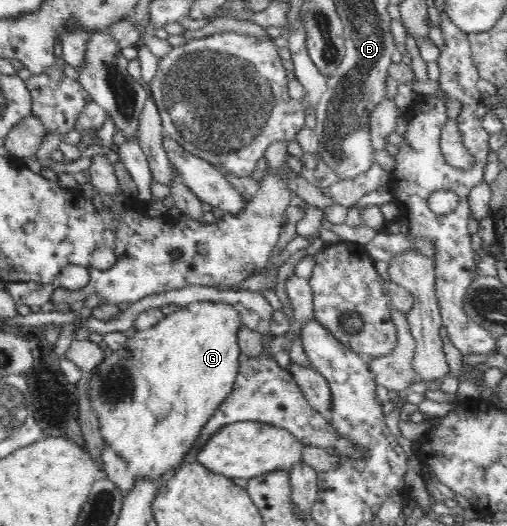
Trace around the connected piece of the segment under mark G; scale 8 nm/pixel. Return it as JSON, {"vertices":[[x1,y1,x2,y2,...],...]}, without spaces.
{"vertices":[[197,301,191,303,189,307,178,307,173,315,164,316,157,325,153,325,147,331,138,331,135,327,131,329,133,337,128,337,124,344,124,349,107,352,101,365,97,365,95,372,91,374,91,403,97,420,99,420,99,432,103,441,109,442,111,448,119,454,119,458,127,464,129,471,135,474,135,479,145,478,145,480,156,480,161,478,160,475,167,473,173,468,179,469,180,461,186,453,195,445,202,434,203,427,206,426,207,420,215,415,221,403,231,394,237,373,239,373,239,355,242,351,239,346,238,334,241,327,244,327,242,317,237,309,224,305,223,303,212,303,211,301]]}

